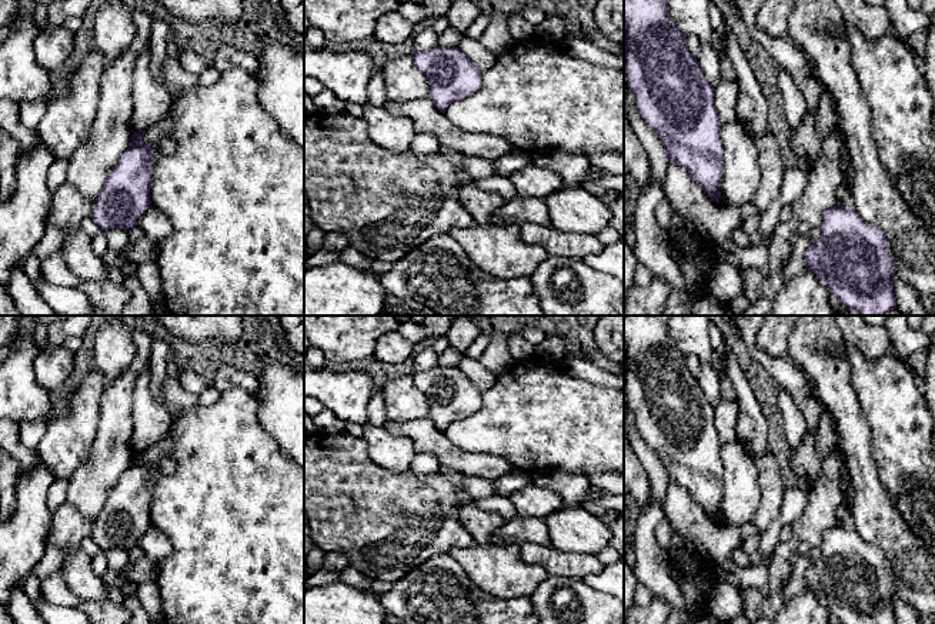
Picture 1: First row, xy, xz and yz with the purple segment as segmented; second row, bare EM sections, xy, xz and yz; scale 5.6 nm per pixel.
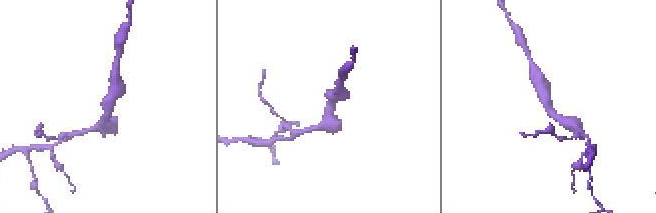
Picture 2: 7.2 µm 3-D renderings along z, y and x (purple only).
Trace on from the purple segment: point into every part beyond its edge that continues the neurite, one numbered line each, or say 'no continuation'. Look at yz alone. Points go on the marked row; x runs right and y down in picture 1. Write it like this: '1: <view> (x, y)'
no continuation

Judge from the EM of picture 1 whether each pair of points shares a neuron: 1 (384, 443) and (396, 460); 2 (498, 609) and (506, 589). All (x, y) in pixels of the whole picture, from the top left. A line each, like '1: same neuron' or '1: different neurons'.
1: same neuron
2: different neurons

